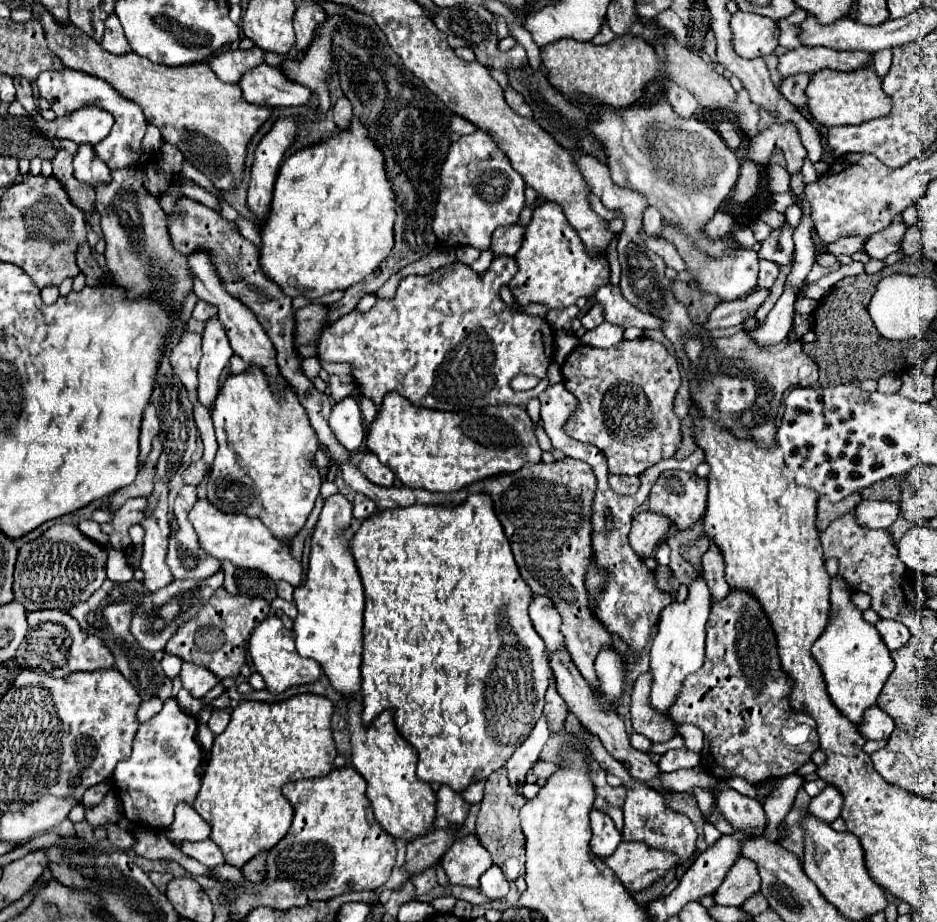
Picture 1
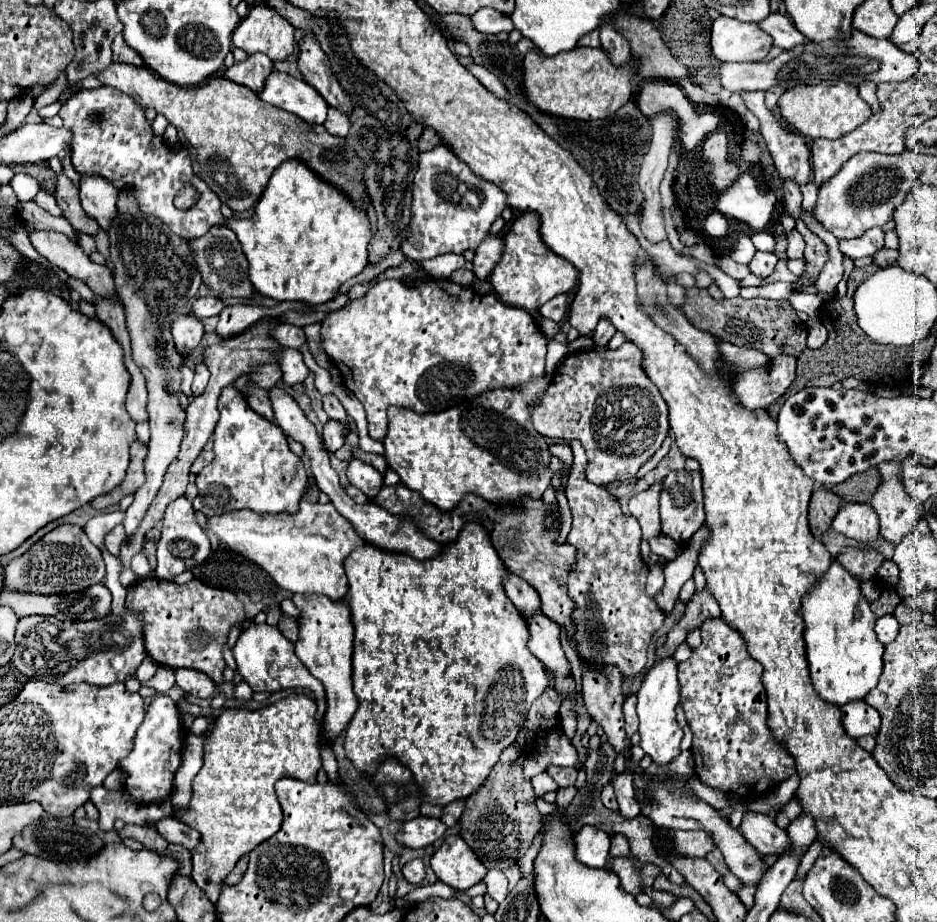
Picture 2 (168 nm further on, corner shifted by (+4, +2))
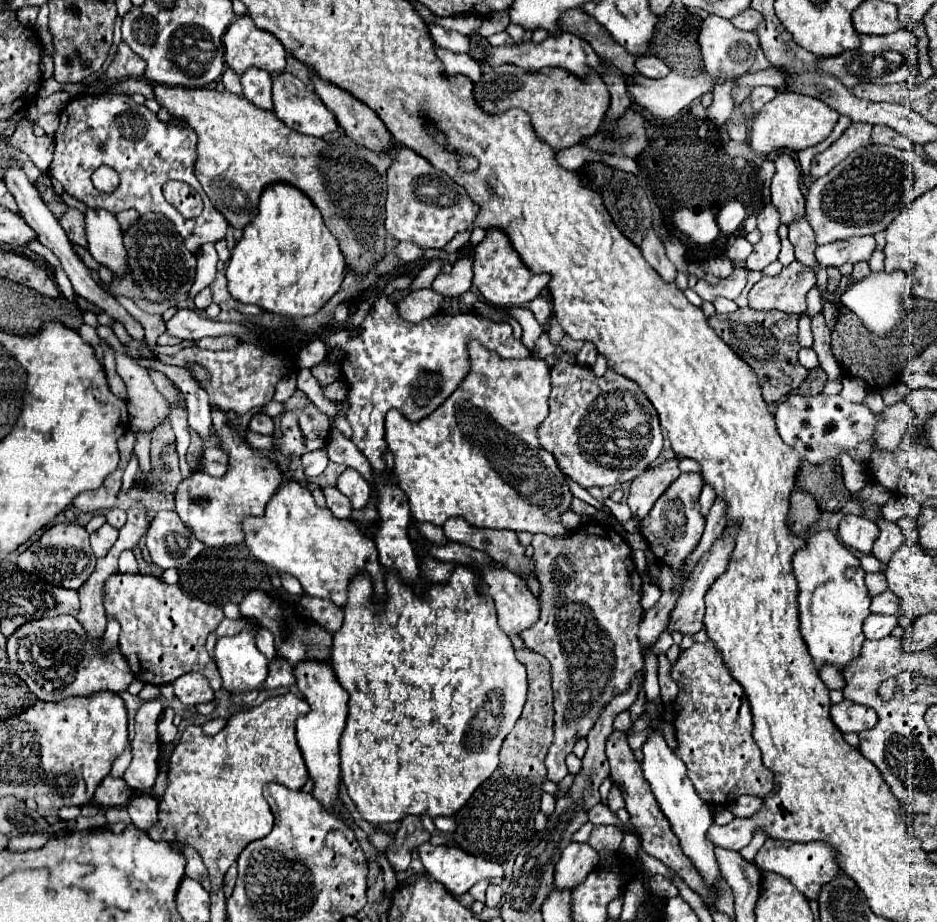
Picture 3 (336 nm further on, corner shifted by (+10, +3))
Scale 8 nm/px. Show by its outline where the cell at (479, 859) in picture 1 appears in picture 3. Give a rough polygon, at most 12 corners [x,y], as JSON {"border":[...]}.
{"border":[[422,844],[430,878],[462,896],[502,866],[454,846]]}

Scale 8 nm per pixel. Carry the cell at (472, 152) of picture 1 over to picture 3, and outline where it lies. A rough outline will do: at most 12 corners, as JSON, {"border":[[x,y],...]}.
{"border":[[410,148],[388,170],[386,232],[440,250],[480,206]]}

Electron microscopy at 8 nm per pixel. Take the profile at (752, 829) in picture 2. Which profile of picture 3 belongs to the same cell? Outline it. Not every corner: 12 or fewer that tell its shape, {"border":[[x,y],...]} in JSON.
{"border":[[768,838],[754,862],[810,900],[840,866],[820,842]]}

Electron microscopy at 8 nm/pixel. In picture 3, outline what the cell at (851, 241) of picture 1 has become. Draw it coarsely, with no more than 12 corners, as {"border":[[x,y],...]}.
{"border":[[794,260],[748,292],[752,310],[806,312],[816,274]]}

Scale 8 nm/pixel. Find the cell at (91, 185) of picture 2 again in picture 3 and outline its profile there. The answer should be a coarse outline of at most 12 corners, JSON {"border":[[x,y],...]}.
{"border":[[86,208],[88,250],[114,274],[126,270],[112,212]]}

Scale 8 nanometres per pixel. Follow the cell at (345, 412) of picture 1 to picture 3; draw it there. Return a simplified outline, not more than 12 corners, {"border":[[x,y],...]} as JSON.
{"border":[[326,448],[302,456],[308,476],[318,476],[328,466]]}

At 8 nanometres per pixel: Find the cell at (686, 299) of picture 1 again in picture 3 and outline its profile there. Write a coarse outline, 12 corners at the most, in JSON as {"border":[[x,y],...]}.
{"border":[[714,312],[708,324],[748,362],[766,402],[806,378],[798,316]]}

